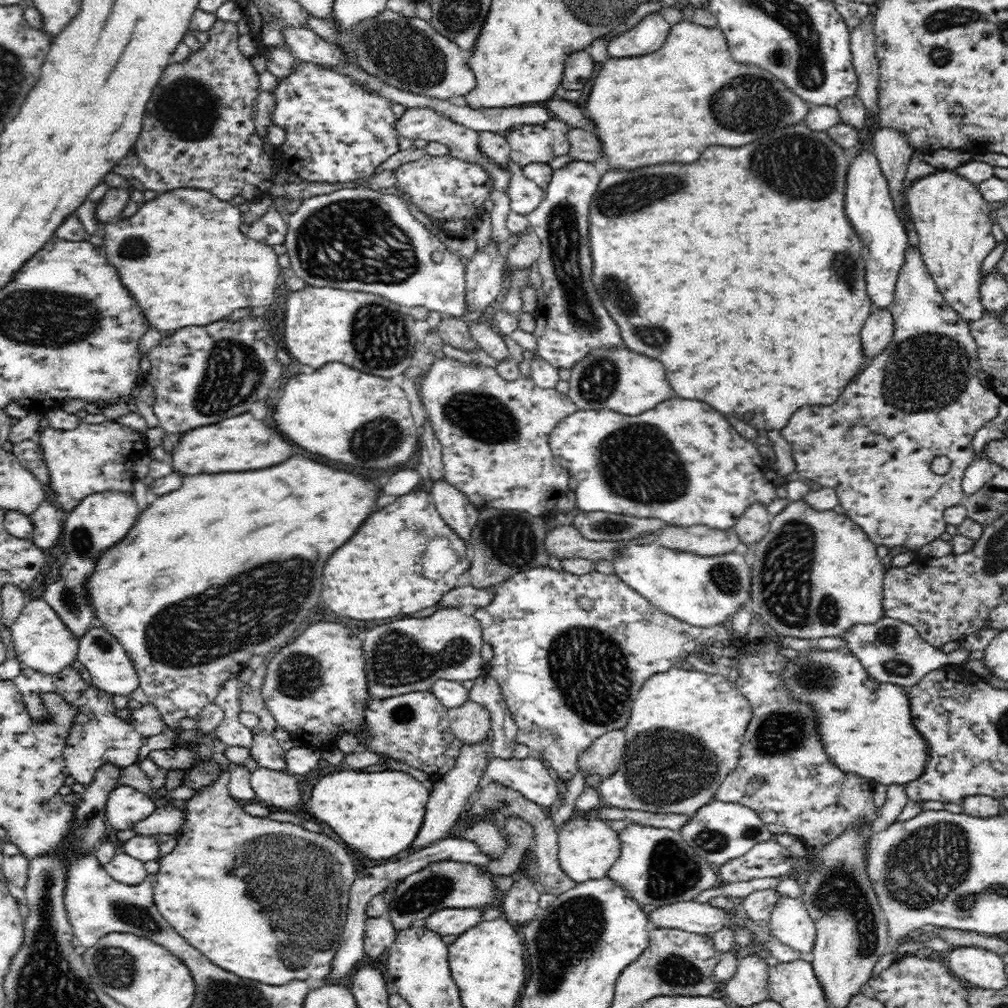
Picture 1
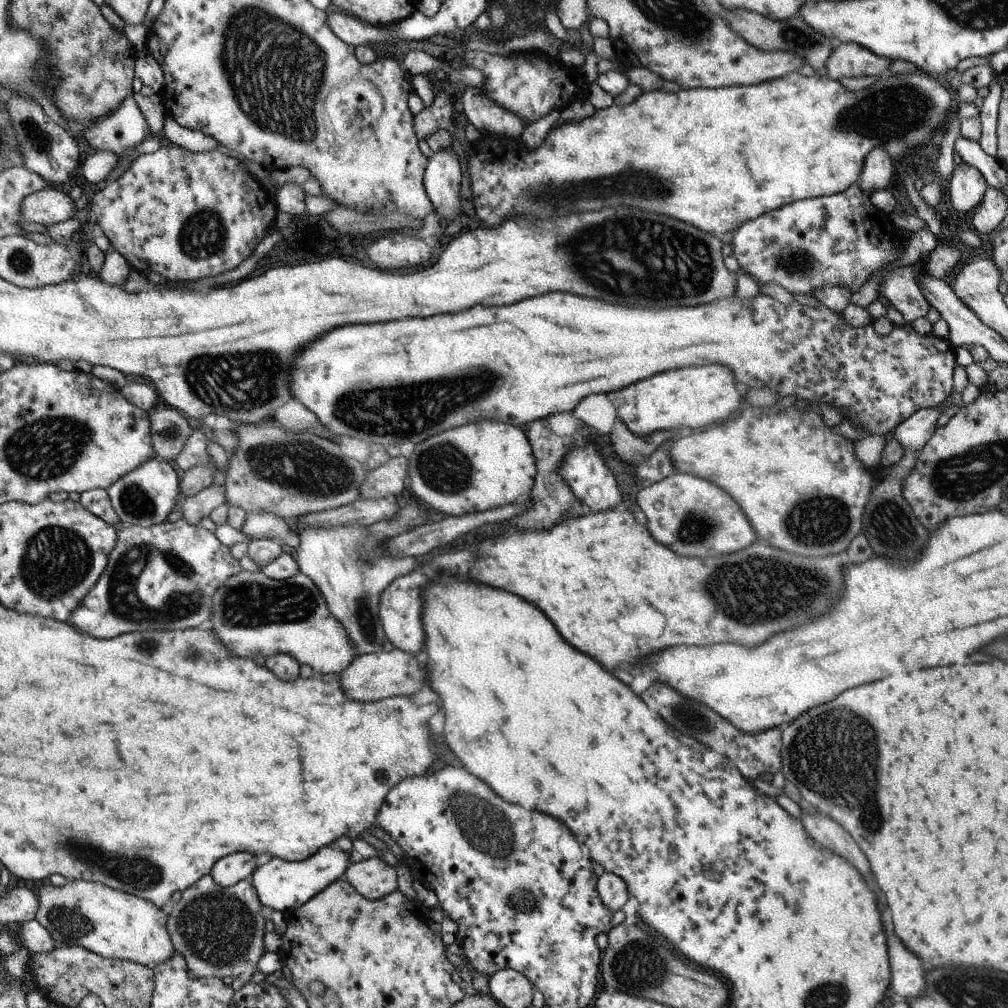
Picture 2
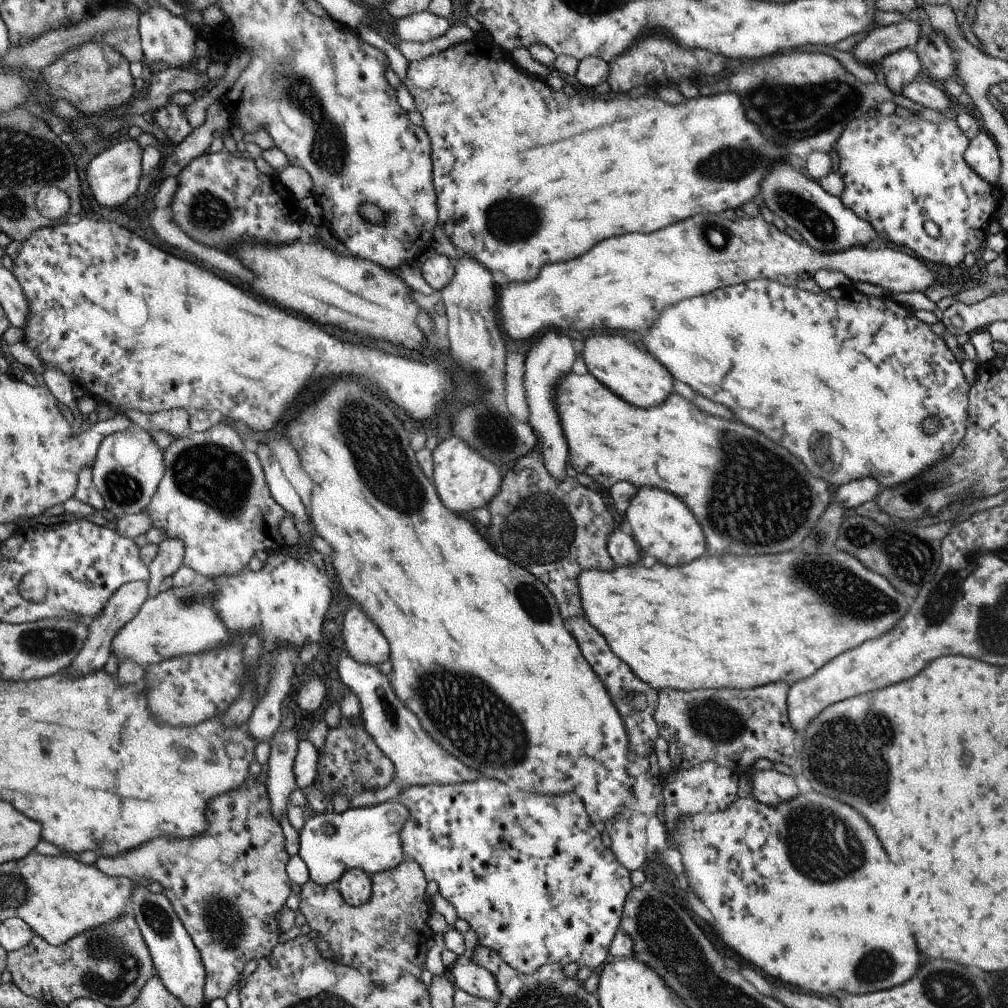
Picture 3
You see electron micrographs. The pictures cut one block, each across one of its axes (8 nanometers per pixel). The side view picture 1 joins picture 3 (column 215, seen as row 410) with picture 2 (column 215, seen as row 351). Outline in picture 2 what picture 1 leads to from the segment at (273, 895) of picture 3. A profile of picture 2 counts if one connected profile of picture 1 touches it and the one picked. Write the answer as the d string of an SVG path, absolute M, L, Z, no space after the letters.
M211 874L202 876L192 887L182 892L179 902L169 905L169 935L174 948L188 961L189 971L195 977L238 978L244 984L252 983L250 976L256 970L258 958L262 956L264 938L264 916L262 902L251 879L241 880L232 886L222 888Z

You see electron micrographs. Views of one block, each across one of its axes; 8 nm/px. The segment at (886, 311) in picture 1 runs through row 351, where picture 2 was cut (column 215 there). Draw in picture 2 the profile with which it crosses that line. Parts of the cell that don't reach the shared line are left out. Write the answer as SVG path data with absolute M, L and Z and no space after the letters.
M240 852L226 856L226 860L220 860L218 868L212 870L211 876L222 888L226 888L241 880L250 879L254 870L256 870L254 856L248 852Z

